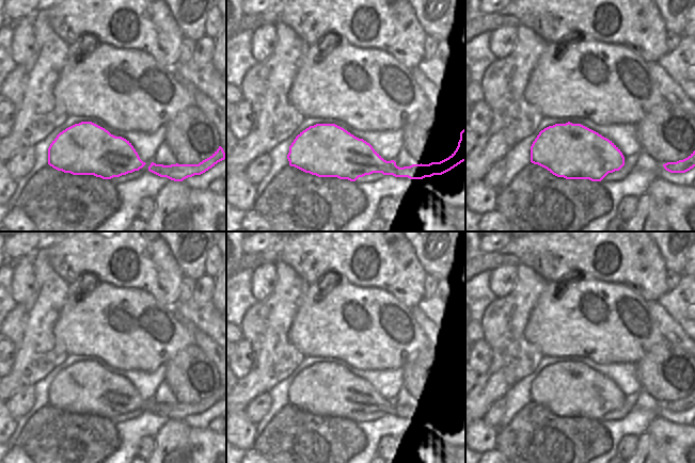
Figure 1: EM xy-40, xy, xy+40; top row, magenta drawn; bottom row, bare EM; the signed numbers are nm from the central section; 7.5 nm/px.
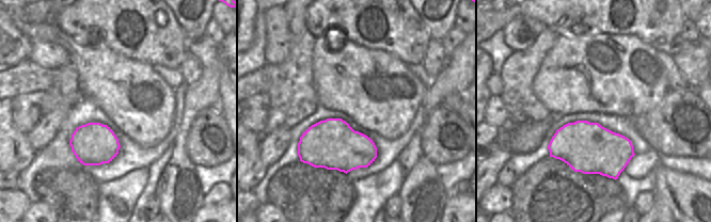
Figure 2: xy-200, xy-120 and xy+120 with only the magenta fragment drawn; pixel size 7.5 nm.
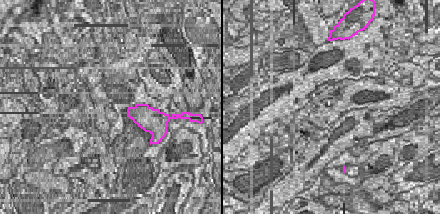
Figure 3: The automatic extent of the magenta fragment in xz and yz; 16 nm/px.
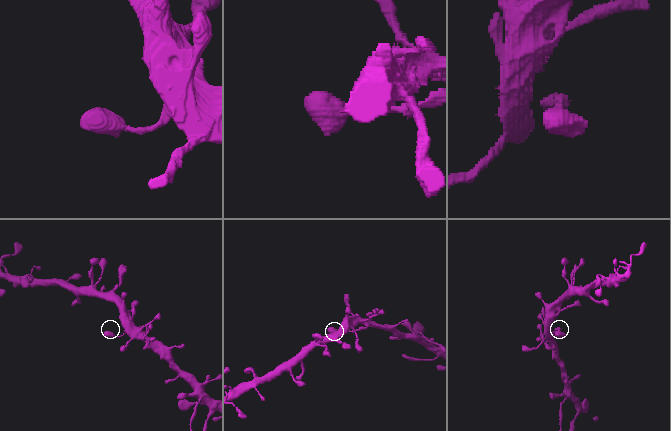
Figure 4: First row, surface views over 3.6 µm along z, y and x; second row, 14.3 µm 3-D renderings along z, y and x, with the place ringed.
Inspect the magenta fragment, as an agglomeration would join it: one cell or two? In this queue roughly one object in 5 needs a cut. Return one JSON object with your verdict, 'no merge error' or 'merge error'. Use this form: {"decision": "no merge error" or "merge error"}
{"decision": "no merge error"}

